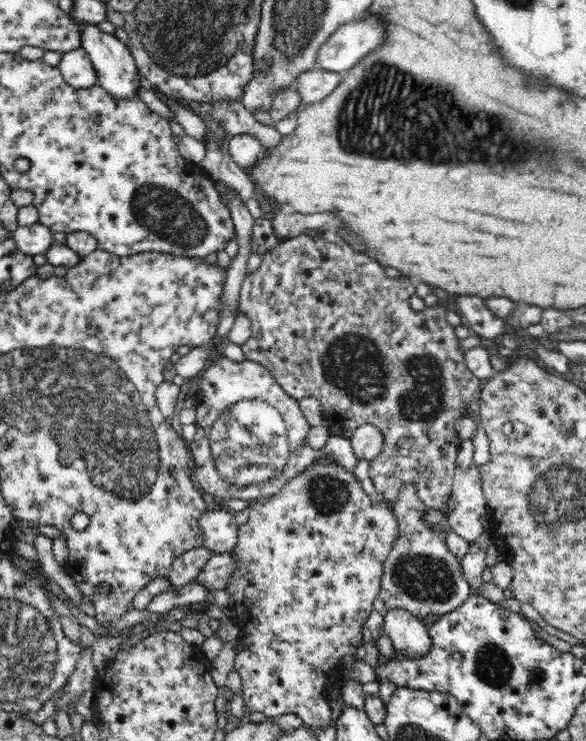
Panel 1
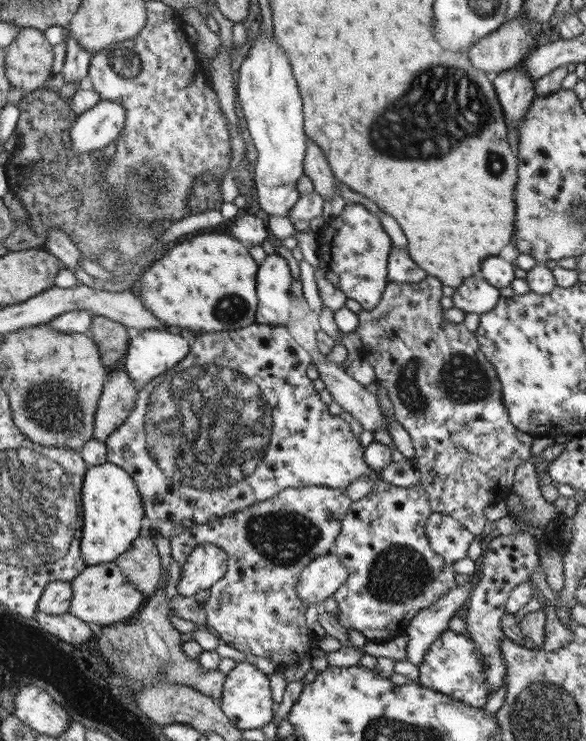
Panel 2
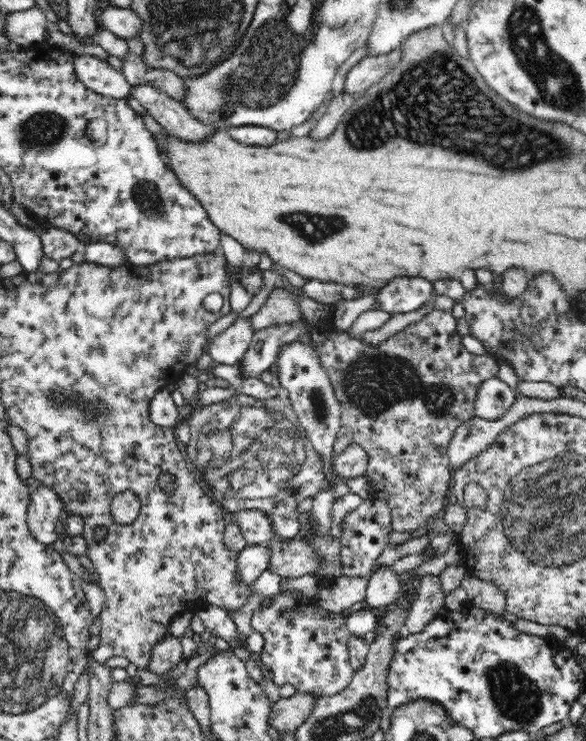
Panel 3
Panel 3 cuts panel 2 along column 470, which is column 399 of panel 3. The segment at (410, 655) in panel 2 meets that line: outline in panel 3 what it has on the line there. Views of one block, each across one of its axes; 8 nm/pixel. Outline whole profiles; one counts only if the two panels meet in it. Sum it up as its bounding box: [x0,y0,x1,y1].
[365,566,402,614]

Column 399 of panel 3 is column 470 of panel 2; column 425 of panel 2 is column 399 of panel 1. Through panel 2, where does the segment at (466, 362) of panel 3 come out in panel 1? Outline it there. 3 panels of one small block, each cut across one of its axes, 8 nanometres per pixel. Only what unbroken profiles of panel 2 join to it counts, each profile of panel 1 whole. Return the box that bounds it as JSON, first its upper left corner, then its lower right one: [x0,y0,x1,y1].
[239,228,482,514]

